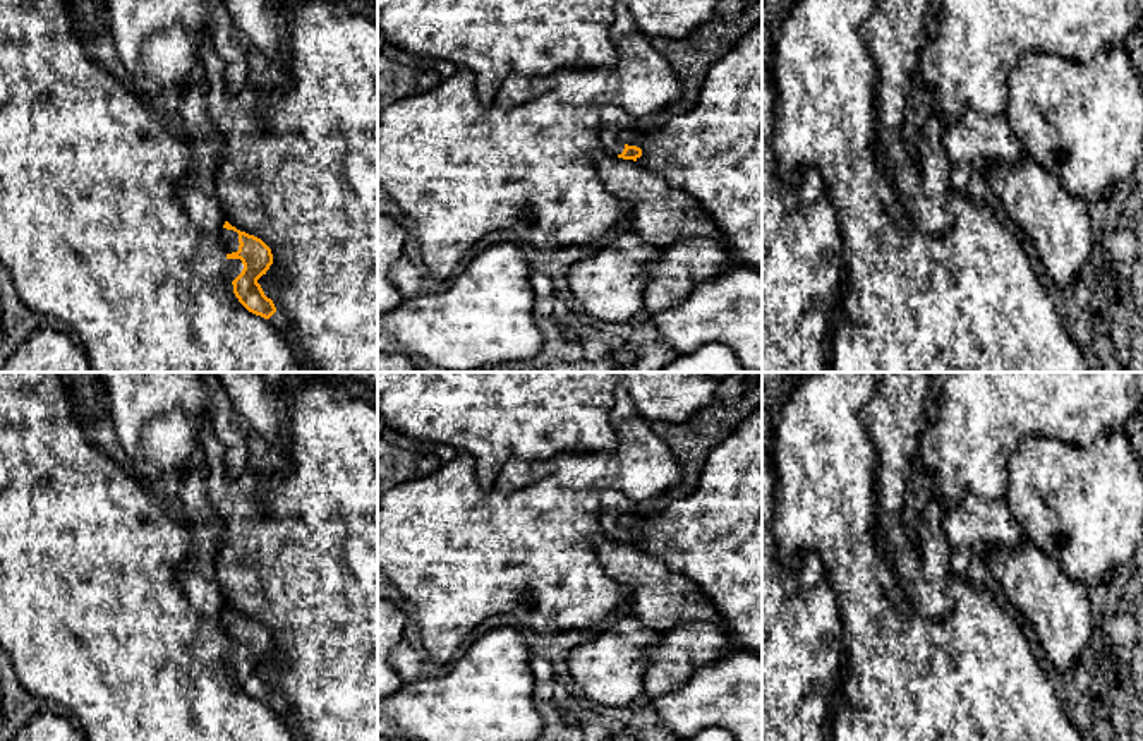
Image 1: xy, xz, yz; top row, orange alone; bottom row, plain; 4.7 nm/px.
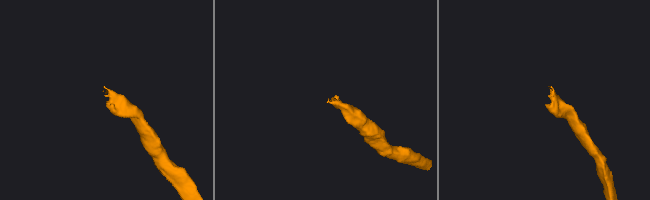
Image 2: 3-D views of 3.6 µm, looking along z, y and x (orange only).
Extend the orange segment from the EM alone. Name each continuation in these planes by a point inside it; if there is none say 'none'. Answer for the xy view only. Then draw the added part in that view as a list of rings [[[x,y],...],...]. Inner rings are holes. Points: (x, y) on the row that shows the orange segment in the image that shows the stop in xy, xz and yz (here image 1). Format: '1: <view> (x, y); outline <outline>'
1: xy (229, 239); outline [[[223,228],[220,242],[225,249],[225,254],[237,252],[239,245],[240,245],[239,244],[239,233],[233,230],[227,230],[227,228]]]

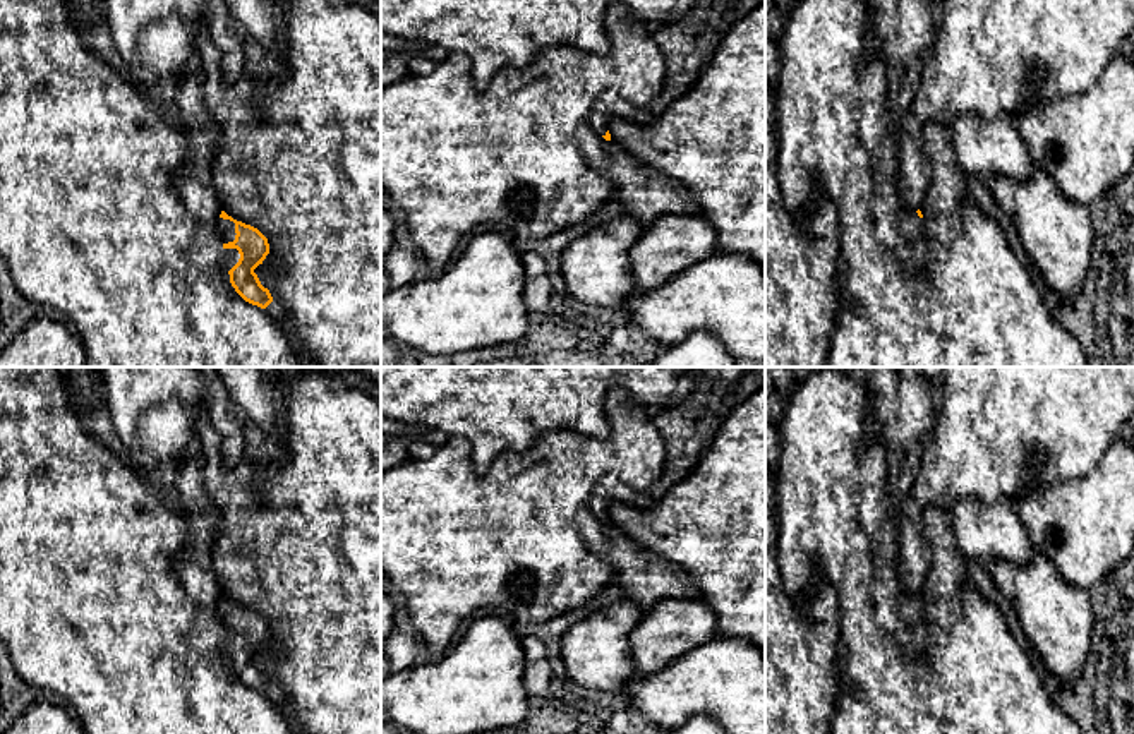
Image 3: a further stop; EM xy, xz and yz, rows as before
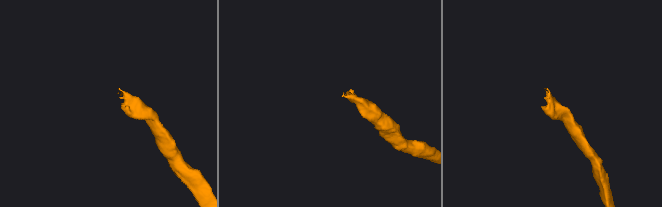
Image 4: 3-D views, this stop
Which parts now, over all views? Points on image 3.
1: xy (225, 228); outline [[[220,218],[216,232],[221,238],[221,244],[233,242],[235,235],[237,235],[235,233],[235,223],[230,220],[223,220],[223,218]]]

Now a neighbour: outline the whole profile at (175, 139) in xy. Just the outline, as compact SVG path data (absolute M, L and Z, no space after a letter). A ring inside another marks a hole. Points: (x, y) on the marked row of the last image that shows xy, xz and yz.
M0 0L0 256L7 264L10 278L22 297L33 304L60 310L75 334L81 338L86 352L87 367L312 367L311 360L290 338L287 328L280 324L266 309L245 302L232 286L225 252L216 228L197 221L185 208L177 187L175 177L189 158L189 141L177 118L166 113L158 103L142 94L139 82L127 81L115 72L96 53L87 50L75 27L75 15L69 10L67 0Z

